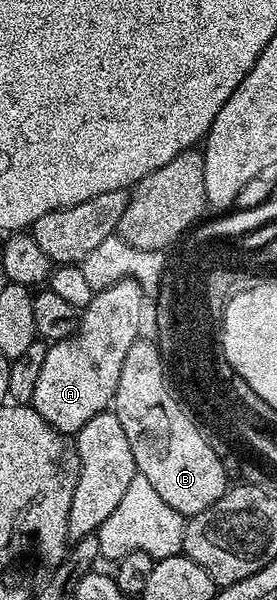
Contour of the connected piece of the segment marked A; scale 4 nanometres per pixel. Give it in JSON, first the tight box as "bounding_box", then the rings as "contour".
{"bounding_box":[30,278,146,436],"contour":[[[124,278],[110,288],[97,290],[79,315],[76,333],[49,345],[30,405],[55,430],[75,436],[84,427],[86,420],[94,420],[94,416],[105,413],[113,405],[118,376],[122,376],[122,360],[126,360],[126,352],[130,352],[132,345],[141,337],[140,317],[144,314],[144,298],[146,291],[133,278]]]}

